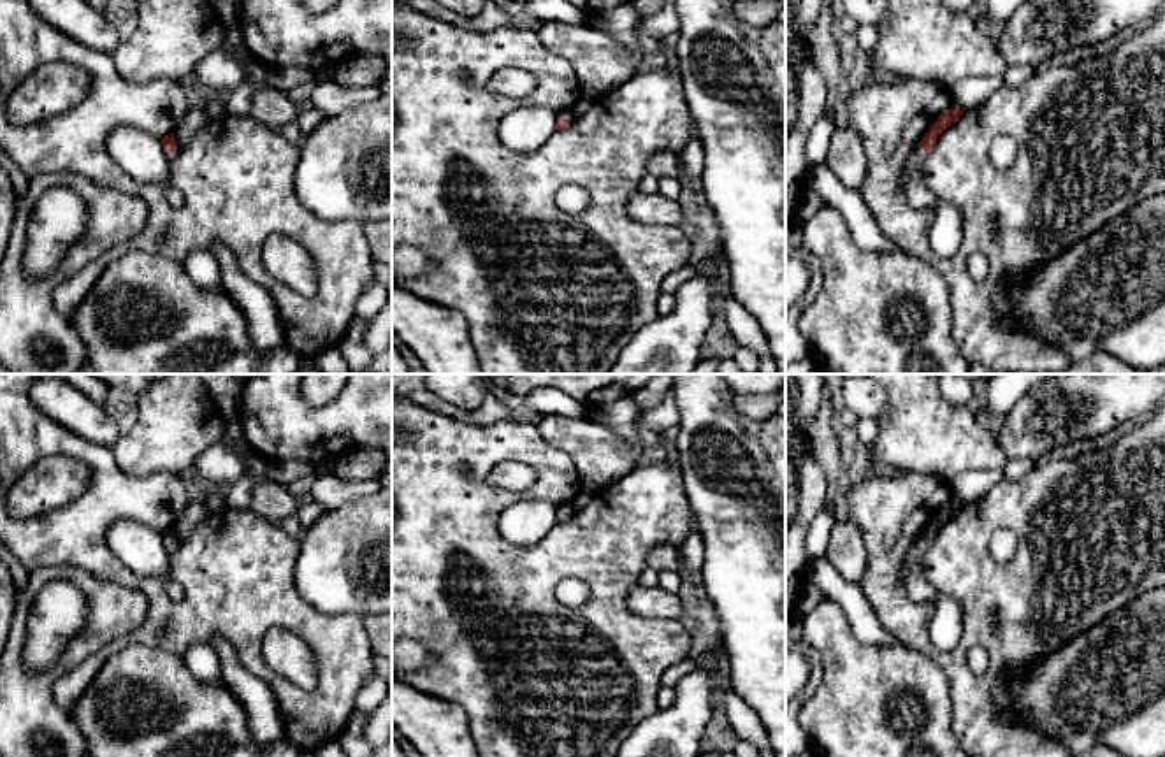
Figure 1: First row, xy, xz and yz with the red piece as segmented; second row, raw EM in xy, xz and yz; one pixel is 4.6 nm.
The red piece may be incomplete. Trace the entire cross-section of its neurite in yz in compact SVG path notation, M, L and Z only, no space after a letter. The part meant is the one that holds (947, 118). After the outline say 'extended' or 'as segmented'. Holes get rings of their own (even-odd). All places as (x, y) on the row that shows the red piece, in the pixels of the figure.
M956 107L956 109L949 109L945 112L942 112L938 116L938 119L930 126L930 130L924 133L923 141L917 144L917 148L910 153L910 156L907 158L905 169L903 169L903 176L901 176L901 184L907 184L908 176L924 162L924 158L928 156L928 153L935 148L935 142L938 139L938 135L951 126L952 123L958 121L958 118L963 114L965 111Z; extended

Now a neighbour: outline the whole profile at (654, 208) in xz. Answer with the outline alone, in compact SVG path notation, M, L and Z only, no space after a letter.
M636 191L627 204L627 213L633 220L680 227L684 221L682 207L678 200L669 200L661 193L645 195Z

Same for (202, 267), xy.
M207 249L192 251L183 262L192 281L202 290L223 290L216 256Z

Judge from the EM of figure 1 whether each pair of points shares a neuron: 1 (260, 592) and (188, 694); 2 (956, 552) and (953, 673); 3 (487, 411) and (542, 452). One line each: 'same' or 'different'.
1: different
2: same
3: different

